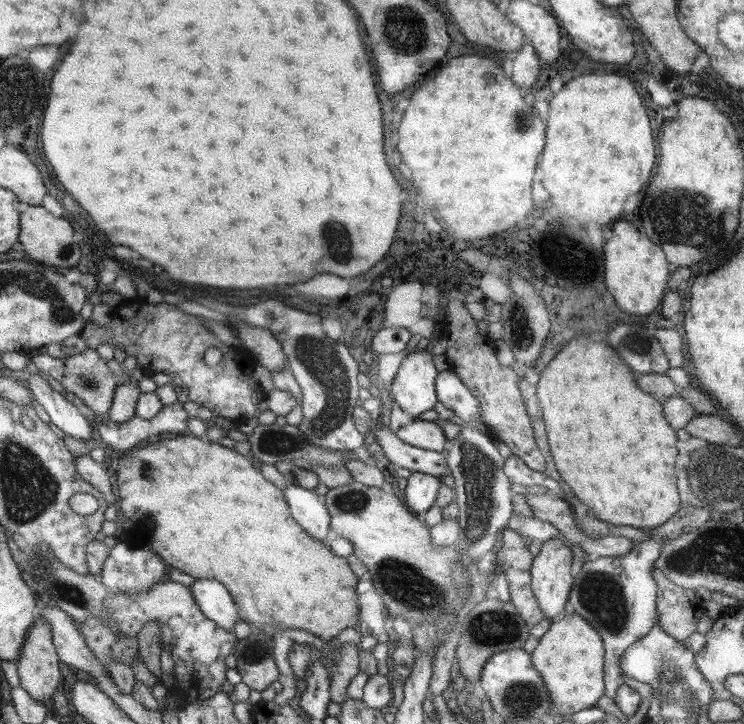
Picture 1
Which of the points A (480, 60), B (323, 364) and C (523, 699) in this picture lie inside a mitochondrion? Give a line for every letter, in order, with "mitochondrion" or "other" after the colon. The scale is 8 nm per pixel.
A: other
B: mitochondrion
C: mitochondrion

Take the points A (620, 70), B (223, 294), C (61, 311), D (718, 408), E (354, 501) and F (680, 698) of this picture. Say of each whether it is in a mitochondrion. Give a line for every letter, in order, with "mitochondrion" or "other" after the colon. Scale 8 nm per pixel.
A: other
B: other
C: mitochondrion
D: other
E: mitochondrion
F: mitochondrion

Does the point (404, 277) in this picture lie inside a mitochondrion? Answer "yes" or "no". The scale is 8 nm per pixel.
no

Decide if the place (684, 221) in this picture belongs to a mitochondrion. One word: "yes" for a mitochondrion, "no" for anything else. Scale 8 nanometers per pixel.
yes

